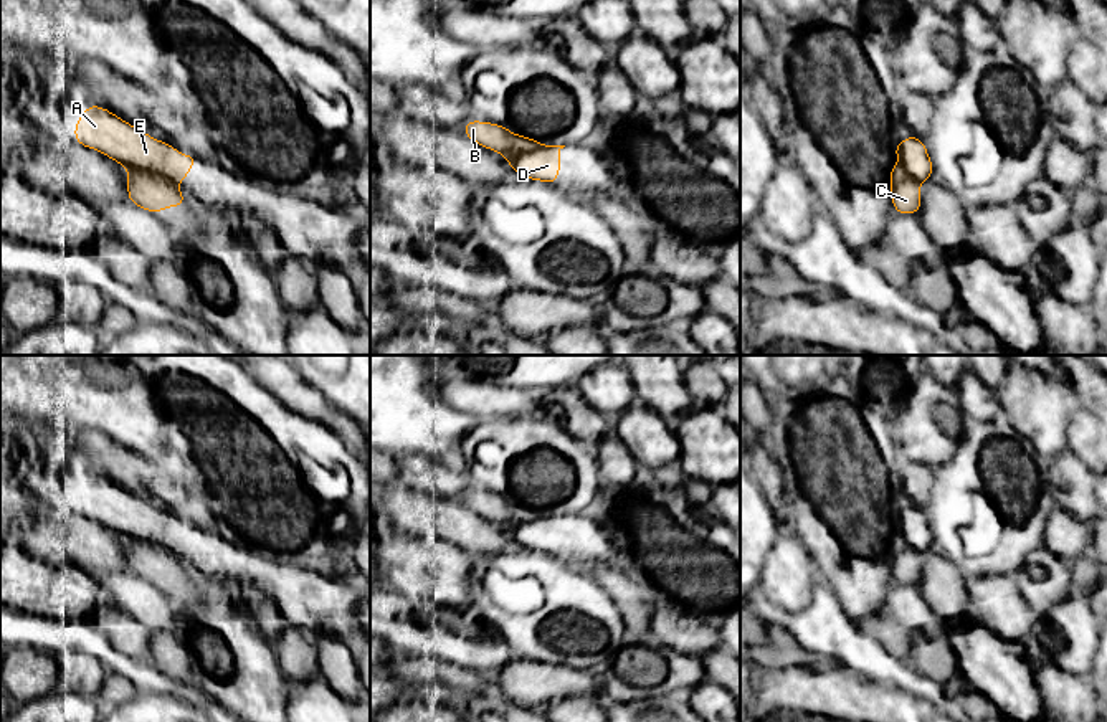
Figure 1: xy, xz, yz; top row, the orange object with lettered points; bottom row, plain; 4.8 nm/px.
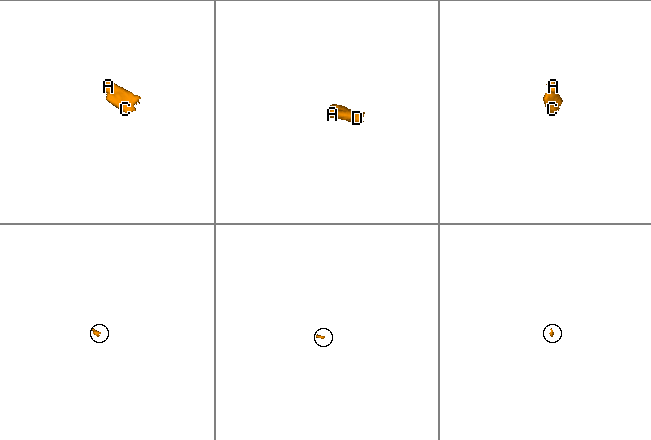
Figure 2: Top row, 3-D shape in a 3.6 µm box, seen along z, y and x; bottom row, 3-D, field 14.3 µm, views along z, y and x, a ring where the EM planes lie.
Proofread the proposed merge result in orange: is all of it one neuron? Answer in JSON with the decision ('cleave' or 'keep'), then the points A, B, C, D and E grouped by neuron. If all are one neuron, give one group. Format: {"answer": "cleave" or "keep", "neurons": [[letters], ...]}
{"answer": "cleave", "neurons": [["A", "D", "E"], ["B", "C"]]}

